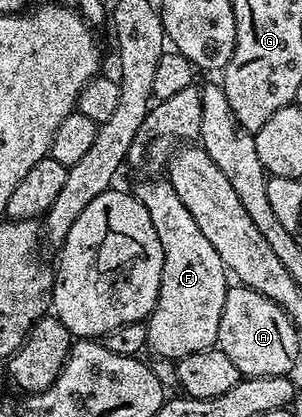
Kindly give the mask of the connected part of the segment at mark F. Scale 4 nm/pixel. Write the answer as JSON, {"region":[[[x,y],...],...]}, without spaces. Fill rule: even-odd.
{"region":[[[166,179],[140,181],[143,182],[133,189],[135,198],[149,211],[149,219],[153,219],[153,227],[157,227],[157,239],[161,239],[163,248],[163,270],[157,303],[145,322],[147,349],[153,351],[155,357],[178,359],[185,355],[193,355],[197,351],[205,351],[216,344],[217,331],[221,323],[221,307],[225,307],[225,295],[229,288],[229,274],[221,263],[221,255],[217,255],[213,243],[205,239],[201,227],[197,227],[193,215],[189,215],[189,210],[185,207],[185,203],[181,203],[177,191],[173,191],[170,181]]]}

